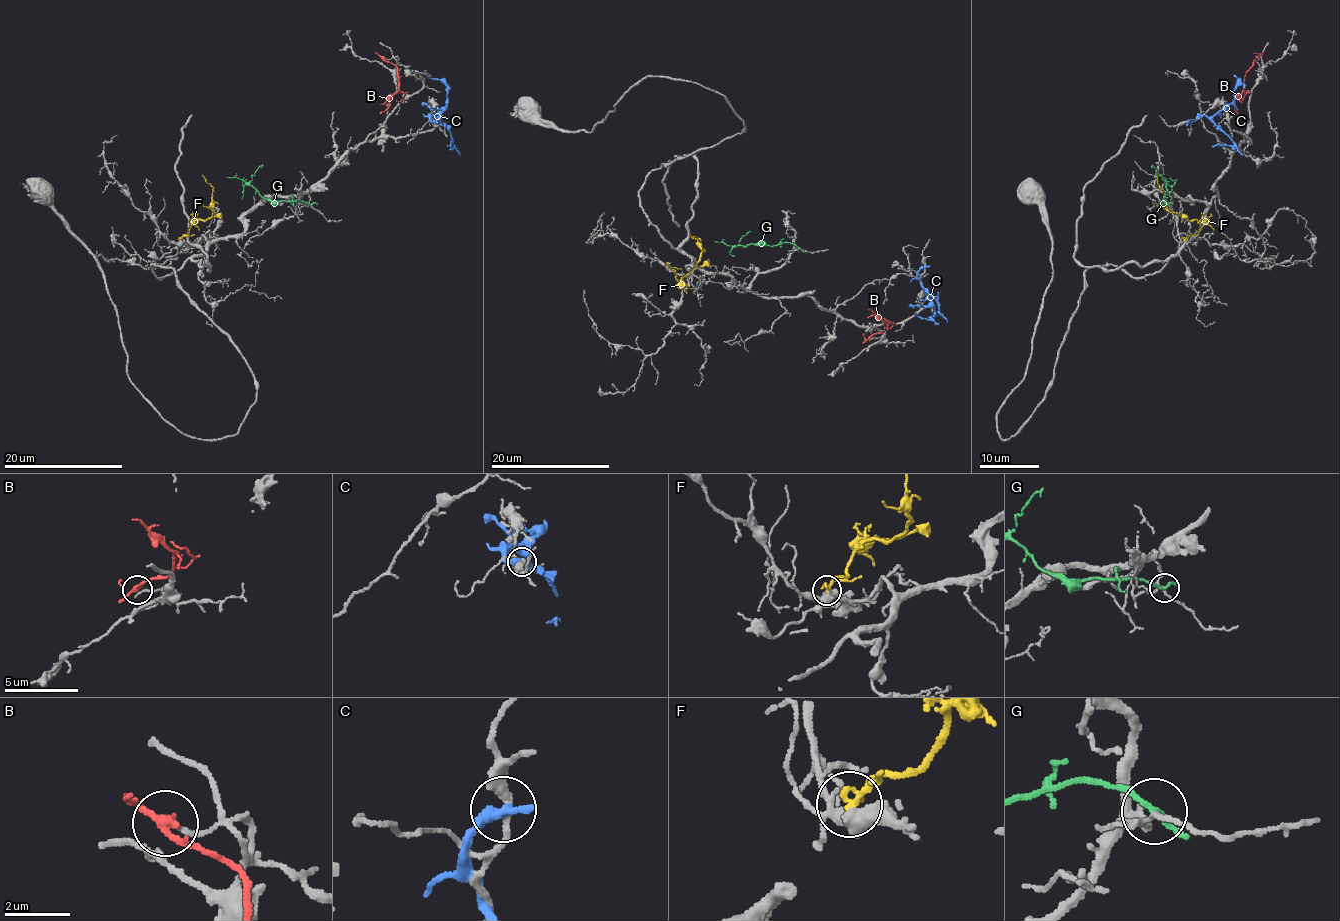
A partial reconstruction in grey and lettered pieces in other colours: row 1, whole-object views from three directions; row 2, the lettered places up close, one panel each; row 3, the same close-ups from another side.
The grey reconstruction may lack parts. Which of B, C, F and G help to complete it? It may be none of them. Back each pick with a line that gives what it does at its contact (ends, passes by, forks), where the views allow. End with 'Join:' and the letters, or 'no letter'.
Join: no letter

